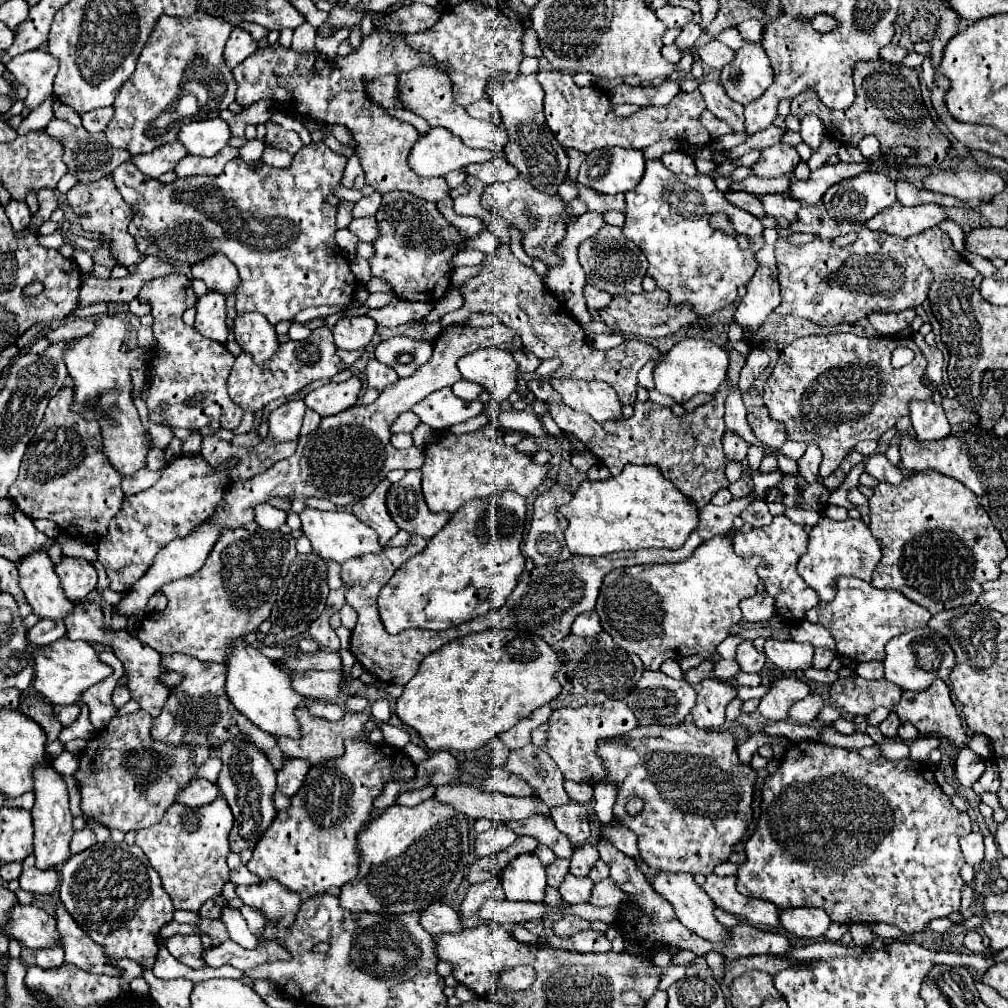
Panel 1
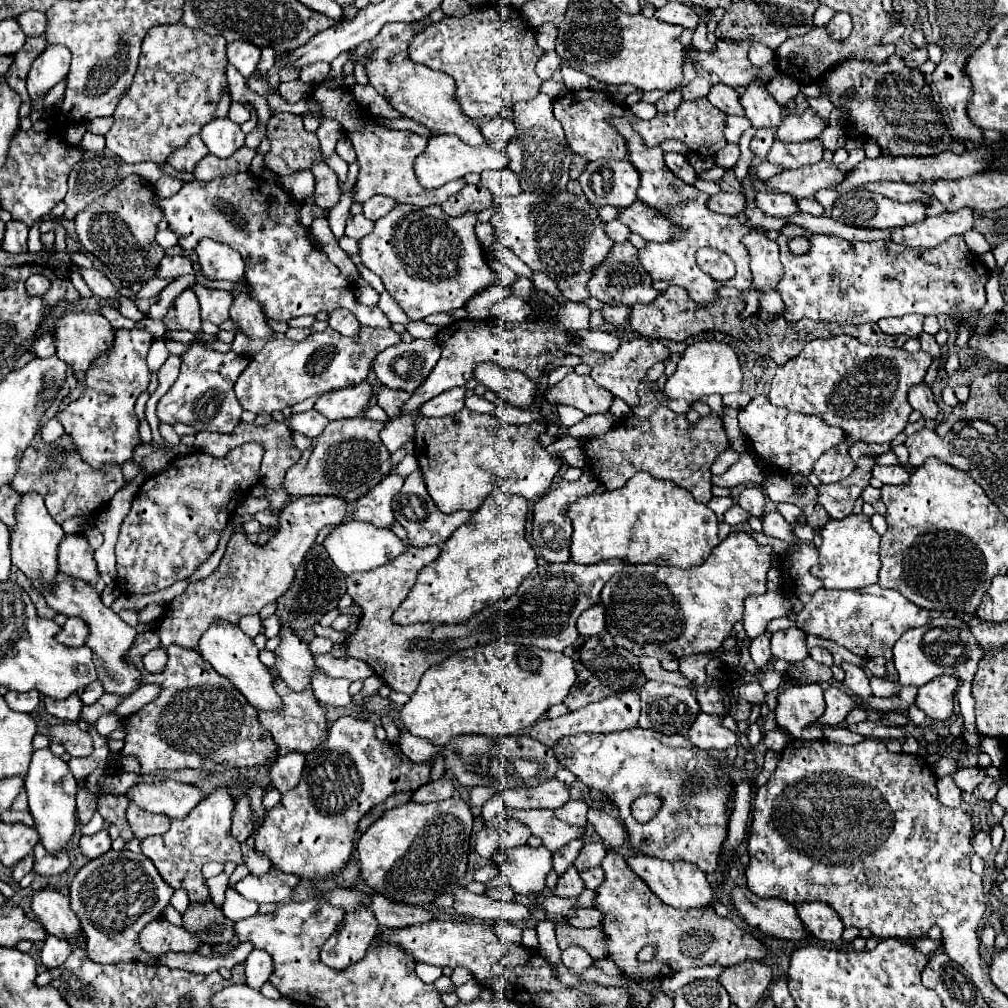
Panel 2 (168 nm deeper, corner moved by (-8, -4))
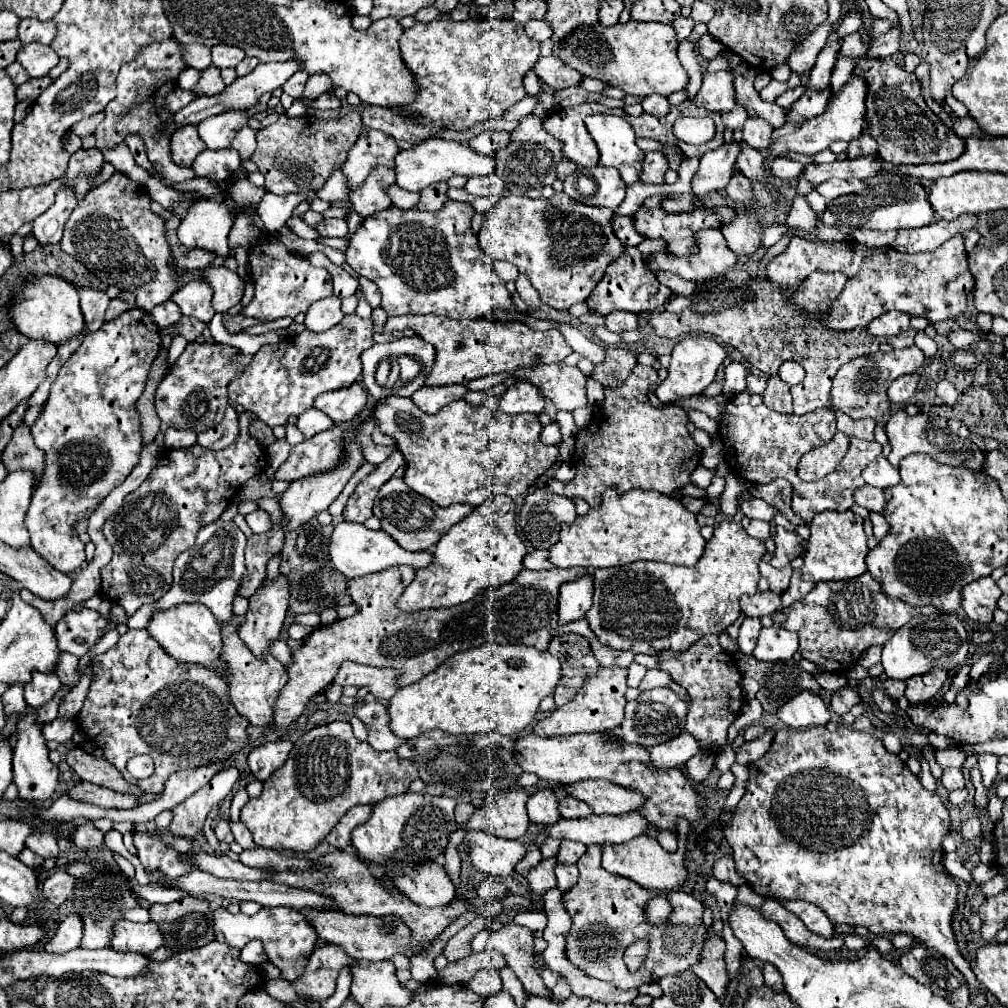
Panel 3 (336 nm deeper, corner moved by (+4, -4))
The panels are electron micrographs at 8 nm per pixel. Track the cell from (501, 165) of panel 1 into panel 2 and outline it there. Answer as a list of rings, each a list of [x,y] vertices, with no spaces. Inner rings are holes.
[[[509,167],[499,169],[499,171],[483,171],[481,173],[481,185],[491,191],[495,199],[505,199],[509,195],[519,195],[521,185],[517,175],[509,171]]]

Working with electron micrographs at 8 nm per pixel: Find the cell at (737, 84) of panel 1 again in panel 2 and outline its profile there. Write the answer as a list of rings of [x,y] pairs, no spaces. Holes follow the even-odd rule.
[[[753,79],[753,83],[749,83],[749,87],[745,87],[745,93],[741,95],[741,105],[745,109],[745,115],[755,129],[759,129],[759,127],[777,129],[783,119],[779,103],[767,91],[767,85],[769,85],[769,81],[763,85]]]

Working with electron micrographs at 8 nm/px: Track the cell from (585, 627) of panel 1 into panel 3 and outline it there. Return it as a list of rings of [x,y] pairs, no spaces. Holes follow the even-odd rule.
[[[583,575],[559,587],[559,625],[583,619],[593,605],[593,575]]]

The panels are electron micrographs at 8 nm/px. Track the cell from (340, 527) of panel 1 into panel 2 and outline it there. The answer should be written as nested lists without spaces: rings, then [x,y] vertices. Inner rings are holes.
[[[349,521],[349,523],[337,525],[325,537],[323,547],[327,549],[331,561],[337,565],[337,569],[345,575],[377,569],[405,551],[405,543],[391,529],[377,529],[377,527],[373,527],[369,523],[361,523],[361,521]]]

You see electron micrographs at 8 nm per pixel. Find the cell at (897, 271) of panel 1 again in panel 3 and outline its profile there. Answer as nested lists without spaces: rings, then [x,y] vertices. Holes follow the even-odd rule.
[[[955,235],[949,239],[949,243],[943,243],[931,253],[917,255],[905,255],[893,247],[867,247],[855,241],[811,243],[793,237],[787,249],[767,263],[769,279],[789,289],[797,287],[797,283],[813,271],[841,271],[849,277],[843,293],[833,303],[829,315],[823,319],[823,323],[829,323],[829,327],[837,331],[851,331],[857,327],[865,329],[875,317],[889,309],[925,317],[929,323],[955,319],[965,311],[967,295],[975,285],[975,279],[967,267],[963,235]]]

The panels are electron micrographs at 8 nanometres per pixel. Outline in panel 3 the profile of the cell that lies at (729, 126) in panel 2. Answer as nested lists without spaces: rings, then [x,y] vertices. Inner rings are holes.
[[[735,105],[735,107],[733,107],[733,111],[723,113],[723,123],[725,123],[725,127],[727,127],[727,129],[741,129],[747,117],[749,117],[749,113],[745,111],[745,107]]]

